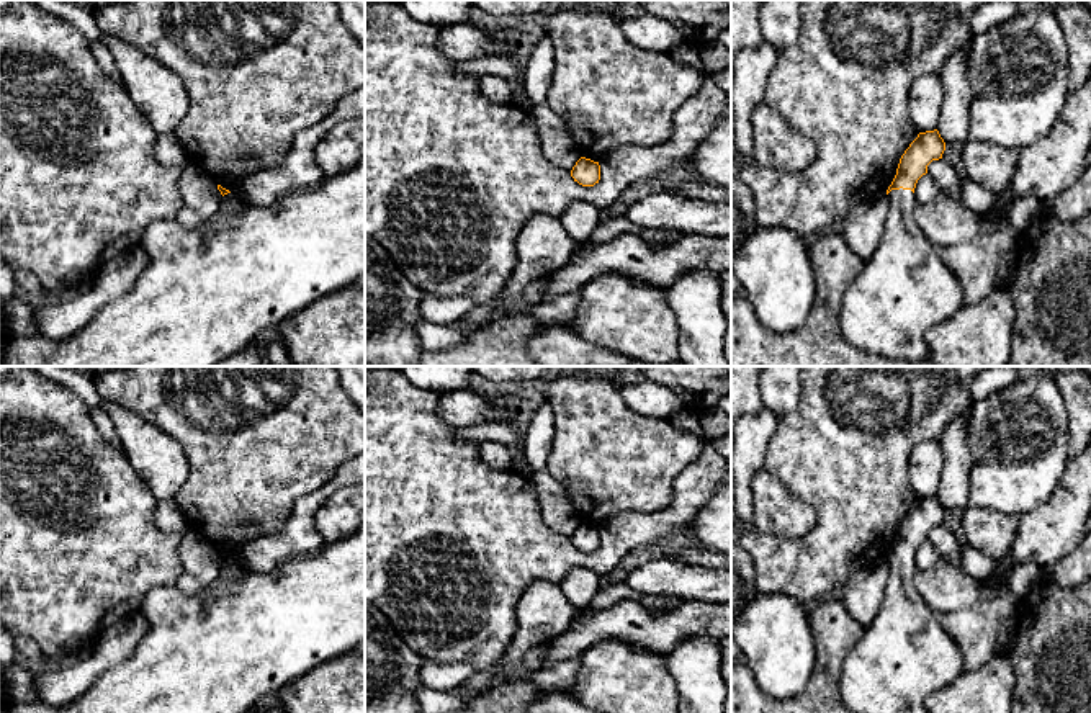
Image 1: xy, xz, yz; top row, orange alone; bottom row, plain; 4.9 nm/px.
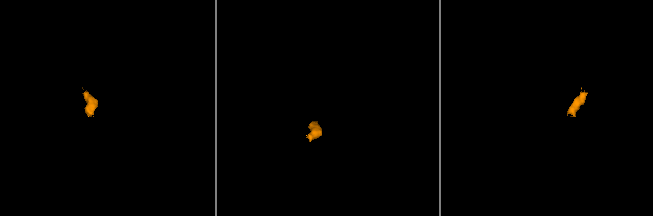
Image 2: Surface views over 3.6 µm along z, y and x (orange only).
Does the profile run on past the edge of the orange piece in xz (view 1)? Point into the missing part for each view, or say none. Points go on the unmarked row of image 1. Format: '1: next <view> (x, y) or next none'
1: next none

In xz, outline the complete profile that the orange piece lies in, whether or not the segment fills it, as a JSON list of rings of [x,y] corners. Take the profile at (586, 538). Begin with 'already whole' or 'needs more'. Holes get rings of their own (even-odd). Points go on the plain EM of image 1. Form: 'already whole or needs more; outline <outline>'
already whole; outline [[[581,523],[572,533],[571,543],[582,553],[594,553],[600,546],[600,531],[599,528]]]

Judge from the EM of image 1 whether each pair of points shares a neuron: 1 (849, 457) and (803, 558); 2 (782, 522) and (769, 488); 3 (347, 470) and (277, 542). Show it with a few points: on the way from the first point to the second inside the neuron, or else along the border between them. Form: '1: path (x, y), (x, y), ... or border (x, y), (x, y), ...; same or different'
1: path (849, 481), (849, 512), (828, 533); same
2: path (781, 514), (774, 507), (771, 496); same
3: path (329, 489), (303, 514), (296, 525); same

